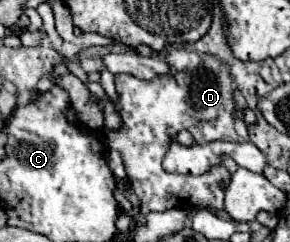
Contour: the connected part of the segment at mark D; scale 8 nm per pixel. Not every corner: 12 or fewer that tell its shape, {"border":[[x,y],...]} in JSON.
{"border":[[164,55],[152,81],[114,75],[122,155],[142,213],[224,209],[226,167],[162,169],[178,131],[240,141],[236,83],[216,55]]}

